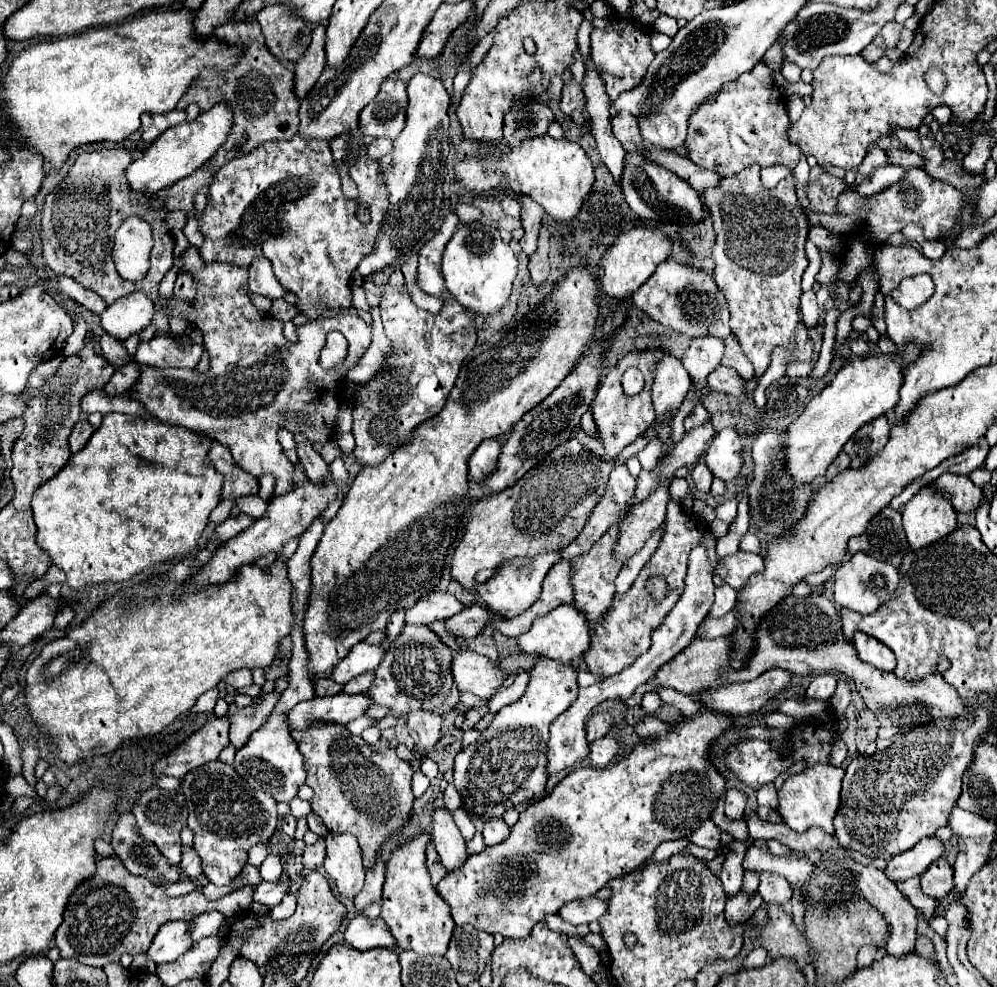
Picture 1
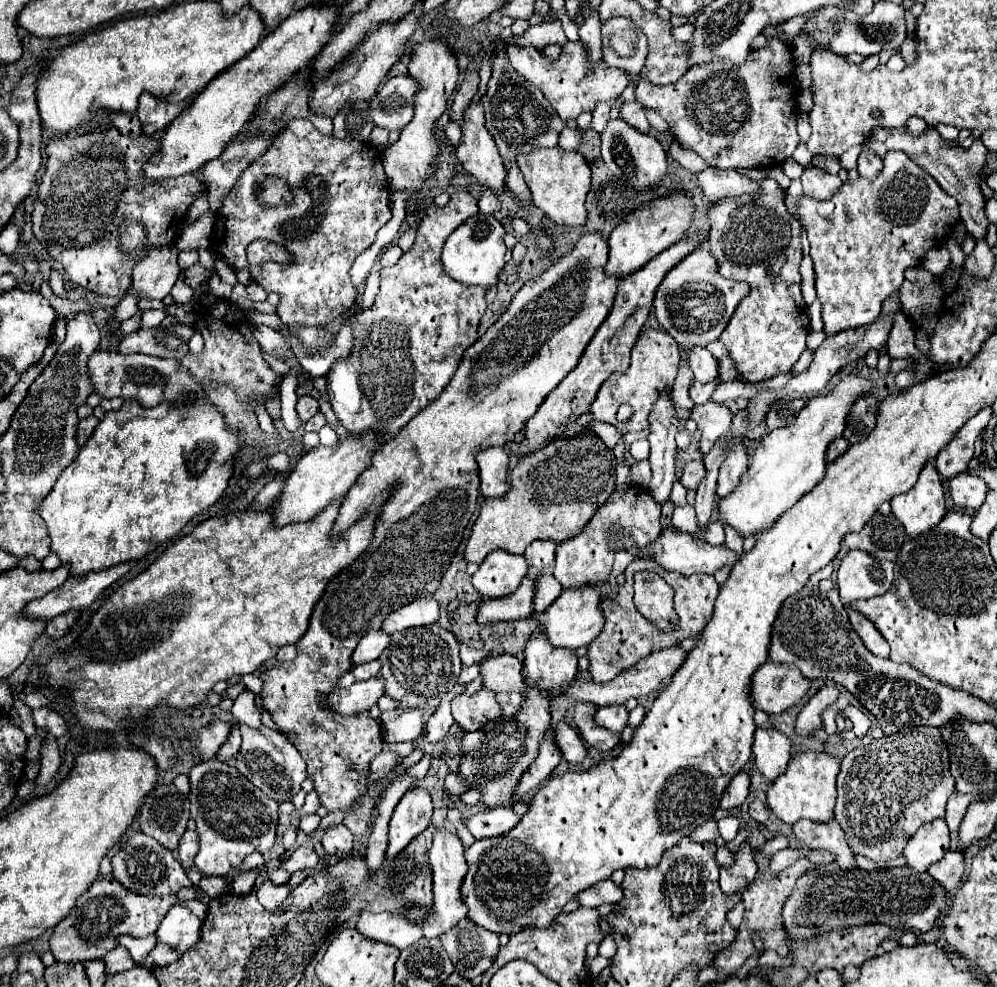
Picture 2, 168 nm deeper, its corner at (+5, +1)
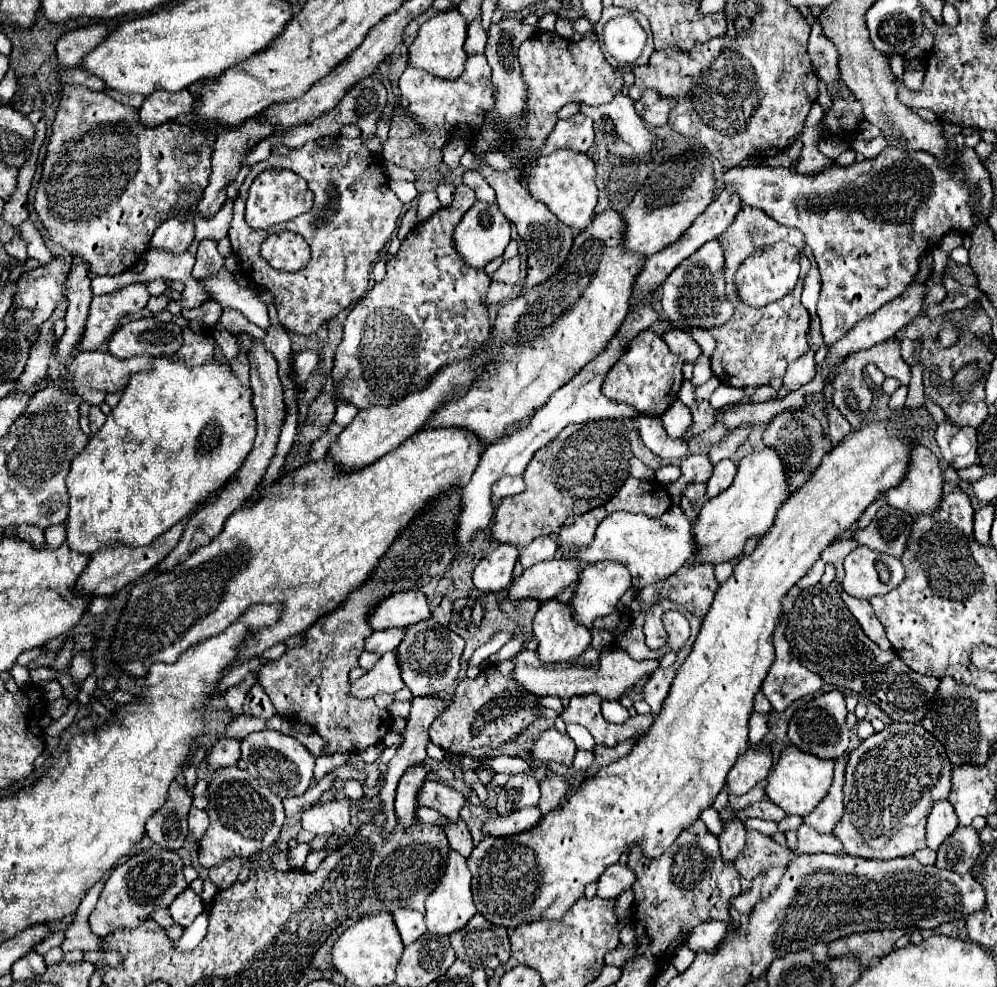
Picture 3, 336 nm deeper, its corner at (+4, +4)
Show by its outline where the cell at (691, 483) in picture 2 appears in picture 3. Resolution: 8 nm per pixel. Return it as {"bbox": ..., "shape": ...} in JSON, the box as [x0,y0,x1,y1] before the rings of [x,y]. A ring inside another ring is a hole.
{"bbox":[671,455,713,503],"shape":[[[689,455],[681,463],[681,477],[671,485],[671,499],[673,503],[679,503],[681,489],[689,483],[707,483],[707,479],[713,473],[713,463],[707,459],[707,455]]]}

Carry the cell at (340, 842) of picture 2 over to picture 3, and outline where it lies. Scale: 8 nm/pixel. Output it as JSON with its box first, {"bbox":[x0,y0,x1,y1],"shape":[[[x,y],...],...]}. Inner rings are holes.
{"bbox":[301,799,351,835],"shape":[[[333,799],[327,803],[315,803],[311,809],[301,813],[301,825],[305,831],[311,831],[313,835],[343,835],[345,827],[349,827],[349,809],[351,801],[345,799]]]}

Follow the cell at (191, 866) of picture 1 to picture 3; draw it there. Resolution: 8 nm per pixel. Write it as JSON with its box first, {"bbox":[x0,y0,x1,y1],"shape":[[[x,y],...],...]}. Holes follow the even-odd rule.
{"bbox":[189,807,209,841],"shape":[[[191,807],[189,811],[189,839],[191,841],[199,841],[205,833],[209,825],[209,817],[203,809],[197,809],[197,807]]]}

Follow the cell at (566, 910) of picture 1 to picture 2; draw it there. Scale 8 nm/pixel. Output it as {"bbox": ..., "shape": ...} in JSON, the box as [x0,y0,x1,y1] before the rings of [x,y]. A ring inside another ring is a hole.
{"bbox":[576,880,622,908],"shape":[[[612,880],[598,882],[596,886],[576,894],[576,900],[582,908],[598,908],[602,904],[616,904],[622,900],[622,888]]]}

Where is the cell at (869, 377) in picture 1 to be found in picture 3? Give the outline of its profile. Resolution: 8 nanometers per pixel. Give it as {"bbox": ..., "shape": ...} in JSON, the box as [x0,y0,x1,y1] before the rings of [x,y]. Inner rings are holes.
{"bbox":[687,447,787,567],"shape":[[[765,447],[763,451],[755,451],[747,455],[739,467],[735,481],[727,491],[709,499],[693,523],[695,527],[695,543],[699,543],[699,555],[687,563],[689,567],[695,563],[723,563],[735,559],[743,553],[743,545],[749,537],[761,537],[767,533],[775,521],[775,513],[781,503],[787,499],[787,473],[779,455]]]}

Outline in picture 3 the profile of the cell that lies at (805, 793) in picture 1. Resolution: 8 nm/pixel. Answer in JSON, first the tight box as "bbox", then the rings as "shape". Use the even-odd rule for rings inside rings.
{"bbox":[765,745,835,817],"shape":[[[789,745],[783,749],[777,765],[767,775],[765,793],[775,805],[779,805],[783,811],[787,811],[787,815],[805,817],[827,795],[827,791],[833,783],[833,767],[835,767],[835,761],[817,759],[811,753],[803,753],[795,745]]]}

